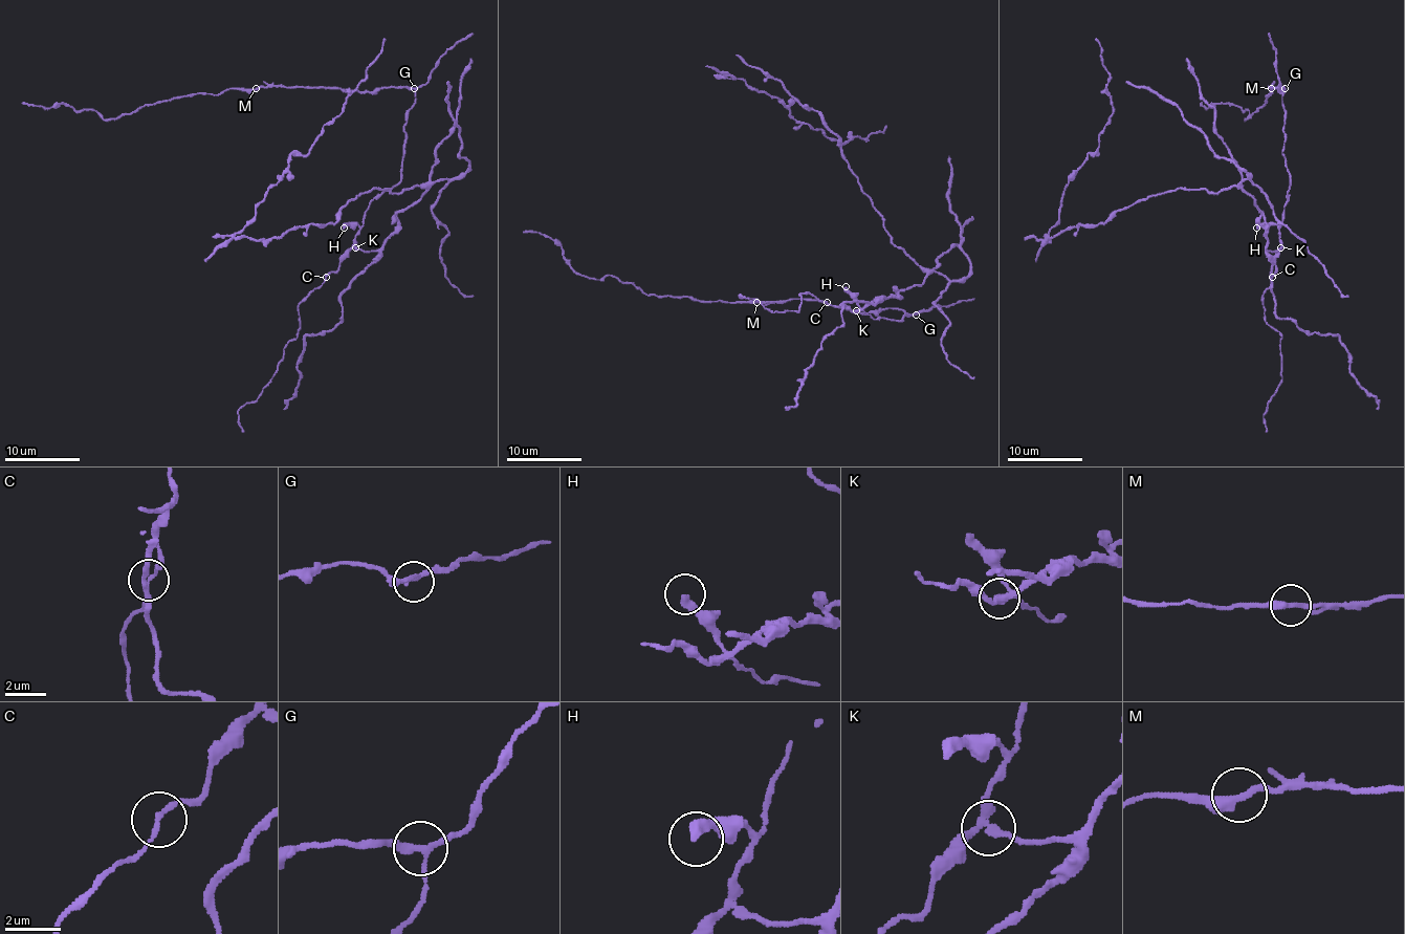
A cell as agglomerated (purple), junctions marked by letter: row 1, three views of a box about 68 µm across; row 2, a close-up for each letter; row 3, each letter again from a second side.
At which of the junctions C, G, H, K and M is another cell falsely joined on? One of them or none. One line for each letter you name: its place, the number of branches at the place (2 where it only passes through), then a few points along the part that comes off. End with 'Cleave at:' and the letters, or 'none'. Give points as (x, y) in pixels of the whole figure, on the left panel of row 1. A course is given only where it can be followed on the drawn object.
K: Place: (355, 247). Branches: 3. Course of the part to remove: (355, 246), (380, 246), (423, 189), (372, 189), (334, 222), (278, 237), (242, 232), (383, 37)
Cleave at: K

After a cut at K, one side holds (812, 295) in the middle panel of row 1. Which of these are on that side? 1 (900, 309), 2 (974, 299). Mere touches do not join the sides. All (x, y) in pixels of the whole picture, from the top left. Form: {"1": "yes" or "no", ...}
{"1": "yes", "2": "yes"}

